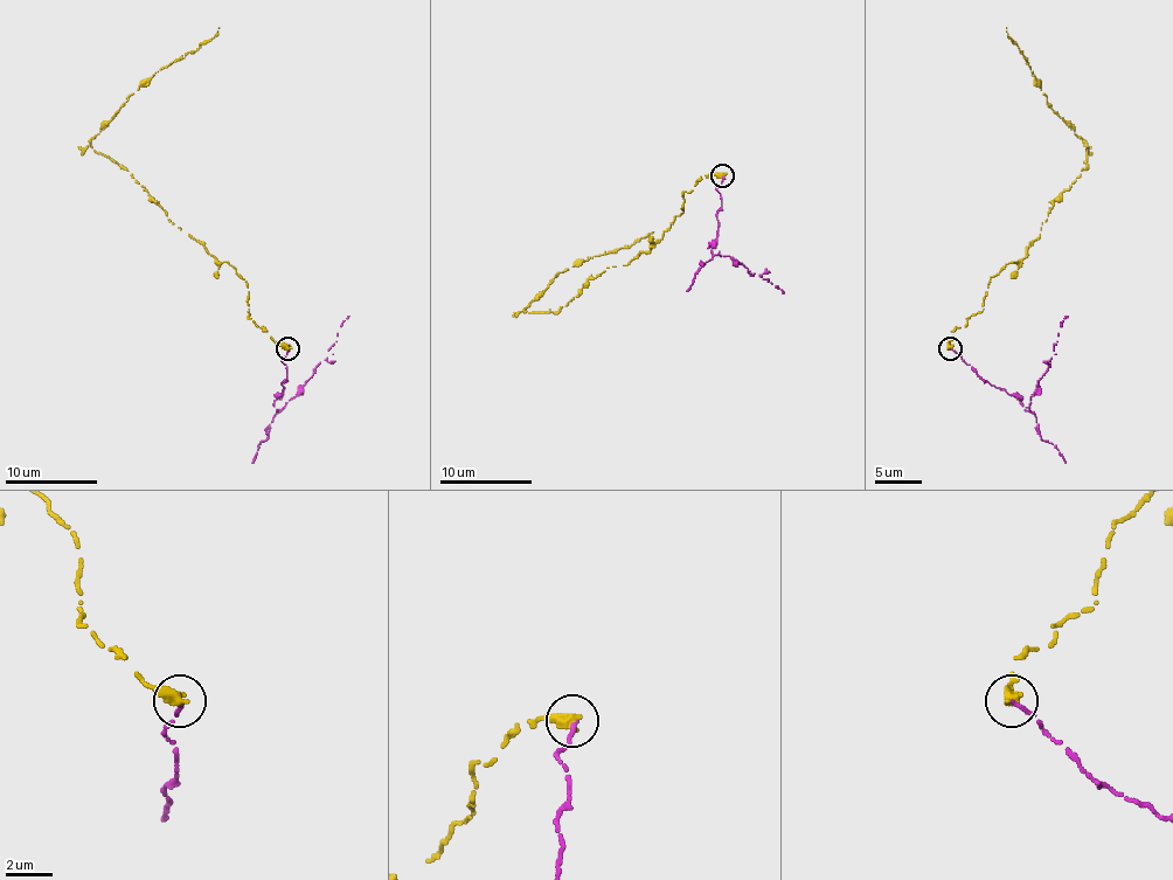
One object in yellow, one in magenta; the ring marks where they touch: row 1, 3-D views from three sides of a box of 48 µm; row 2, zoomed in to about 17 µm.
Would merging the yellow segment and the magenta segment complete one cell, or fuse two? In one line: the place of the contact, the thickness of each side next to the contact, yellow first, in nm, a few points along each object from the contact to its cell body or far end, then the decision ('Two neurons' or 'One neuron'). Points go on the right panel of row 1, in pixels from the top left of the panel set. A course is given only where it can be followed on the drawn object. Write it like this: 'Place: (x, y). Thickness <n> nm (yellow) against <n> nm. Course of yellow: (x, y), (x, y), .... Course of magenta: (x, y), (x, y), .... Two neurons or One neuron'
Place: (950, 348). Thickness 500 nm (yellow) against 180 nm. Course of yellow: (949, 348), (953, 331), (984, 310), (988, 284), (1025, 256), (1085, 166), (1083, 141), (1046, 99), (1007, 28). Course of magenta: (949, 348), (956, 351), (979, 376), (1014, 395), (1027, 411), (1029, 397), (1048, 367), (1060, 324), (1067, 317). Two neurons

